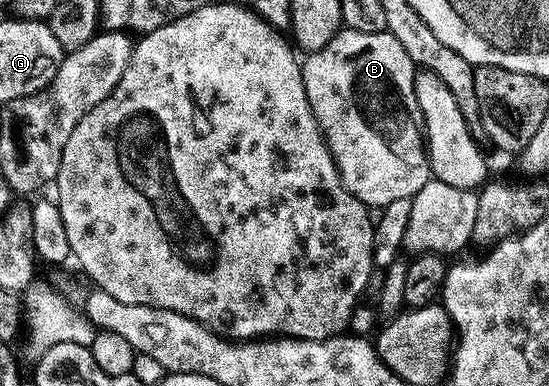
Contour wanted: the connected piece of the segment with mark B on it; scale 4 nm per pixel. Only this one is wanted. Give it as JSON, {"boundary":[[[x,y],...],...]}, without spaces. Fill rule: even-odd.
{"boundary":[[[341,29],[322,49],[311,52],[302,66],[310,109],[320,122],[324,141],[350,194],[372,209],[381,209],[398,197],[416,195],[418,189],[428,183],[430,164],[424,118],[418,109],[418,97],[414,97],[414,77],[418,68],[406,49],[402,49],[398,37],[386,29],[378,33]]]}

